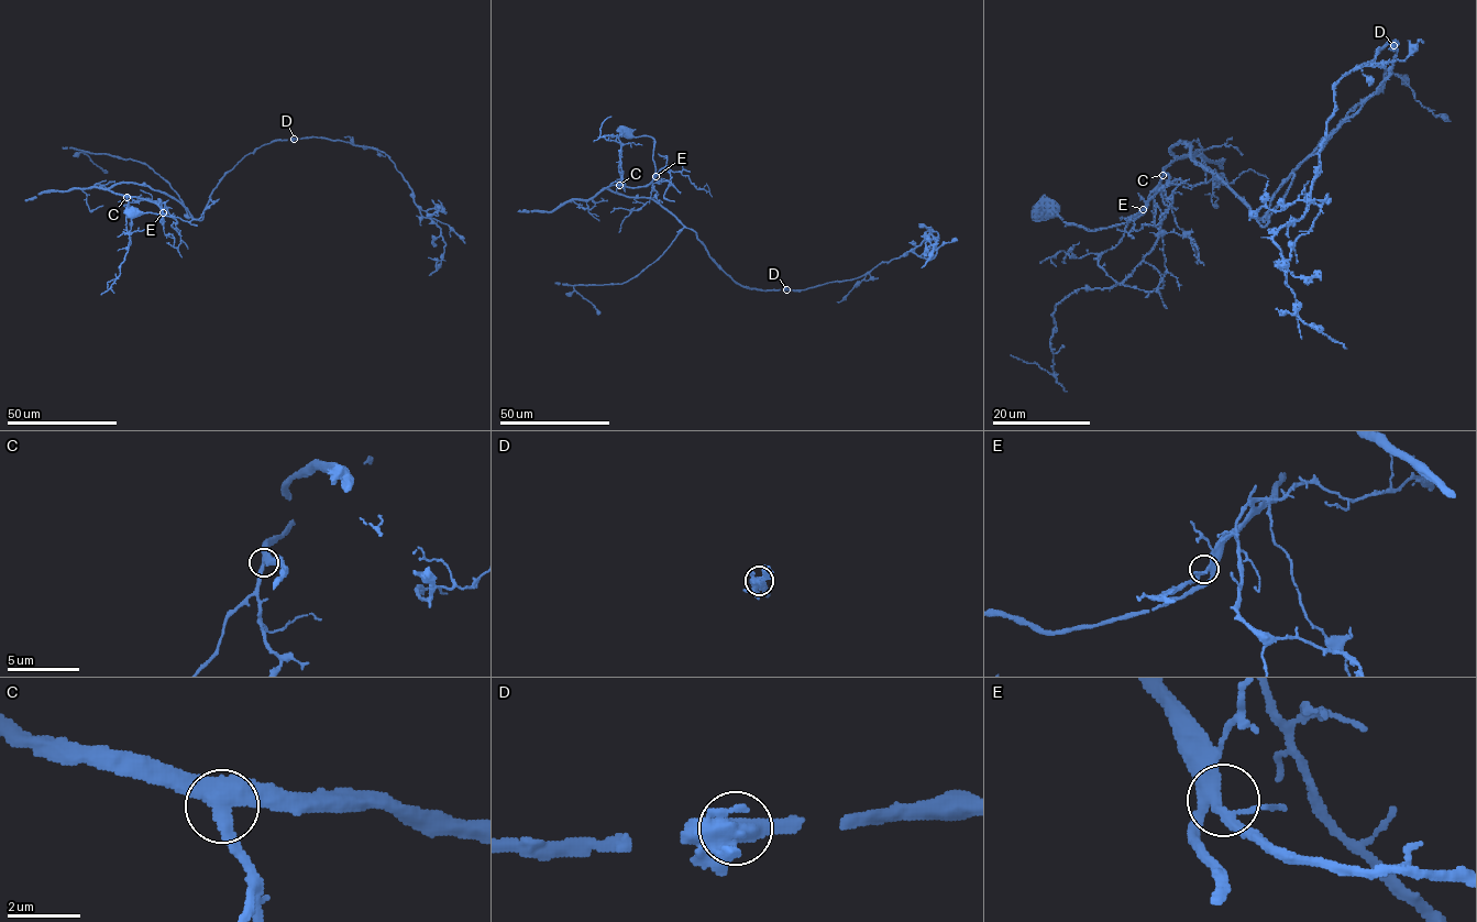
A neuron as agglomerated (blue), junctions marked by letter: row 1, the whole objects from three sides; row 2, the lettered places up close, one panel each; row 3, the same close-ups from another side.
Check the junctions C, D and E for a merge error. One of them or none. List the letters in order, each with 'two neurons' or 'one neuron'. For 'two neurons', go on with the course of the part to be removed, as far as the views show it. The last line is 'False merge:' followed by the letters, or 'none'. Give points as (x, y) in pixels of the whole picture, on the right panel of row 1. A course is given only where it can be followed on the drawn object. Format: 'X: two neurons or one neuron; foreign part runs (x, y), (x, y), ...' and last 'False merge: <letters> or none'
C: one neuron
D: one neuron
E: one neuron
False merge: none

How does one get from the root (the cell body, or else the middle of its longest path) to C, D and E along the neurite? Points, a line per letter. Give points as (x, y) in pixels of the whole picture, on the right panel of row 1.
C: (1045, 212), (1055, 209), (1064, 221), (1090, 230), (1124, 223), (1145, 211), (1169, 178), (1163, 175)
D: (1045, 212), (1090, 230), (1138, 218), (1186, 142), (1264, 227), (1292, 168), (1388, 77), (1395, 45)
E: (1045, 212), (1054, 213), (1055, 209), (1064, 221), (1101, 230), (1136, 219), (1145, 211), (1143, 209)

